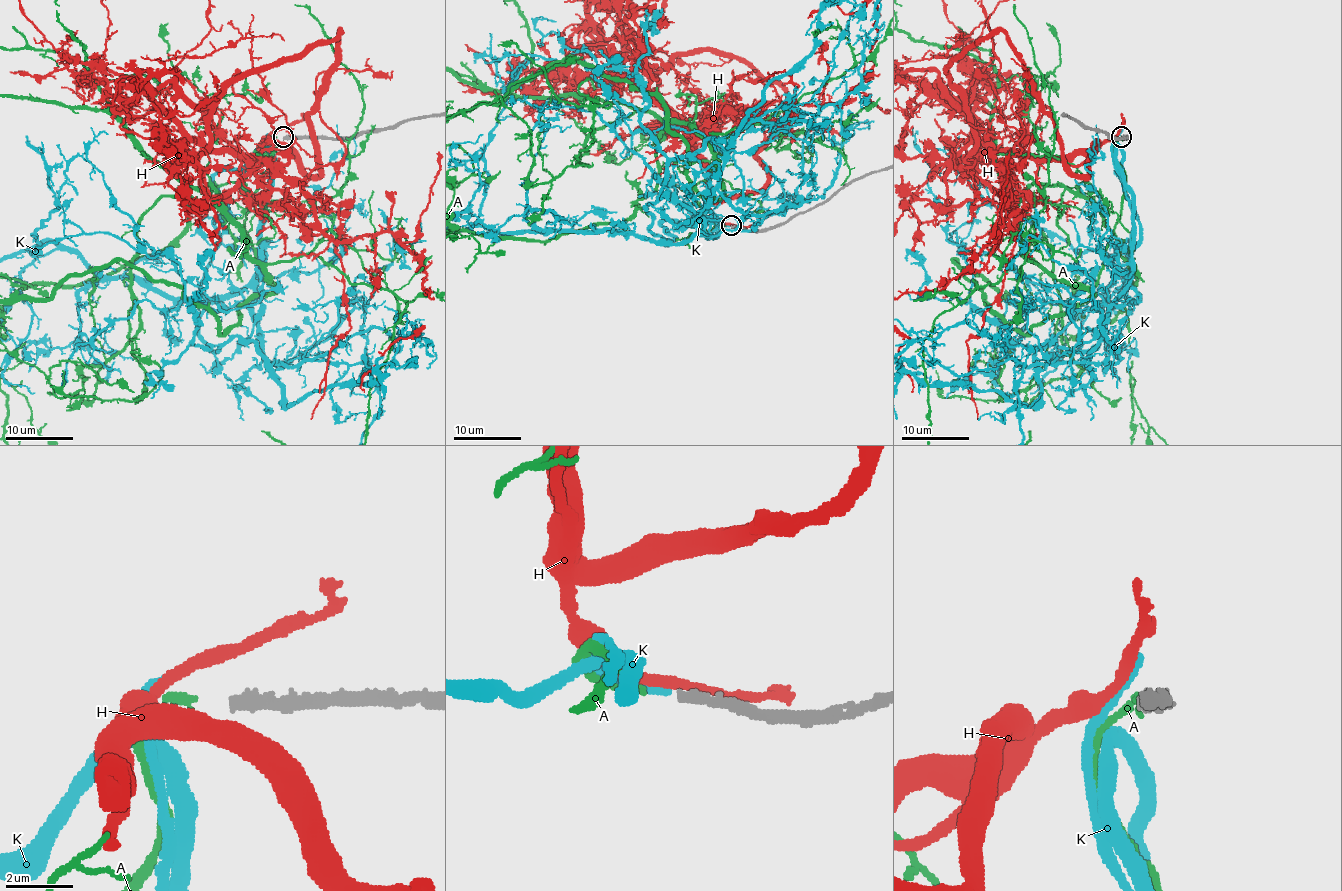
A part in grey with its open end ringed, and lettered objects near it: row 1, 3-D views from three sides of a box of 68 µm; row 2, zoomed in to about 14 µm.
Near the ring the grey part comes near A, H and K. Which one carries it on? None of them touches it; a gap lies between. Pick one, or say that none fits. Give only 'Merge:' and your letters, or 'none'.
Merge: A

